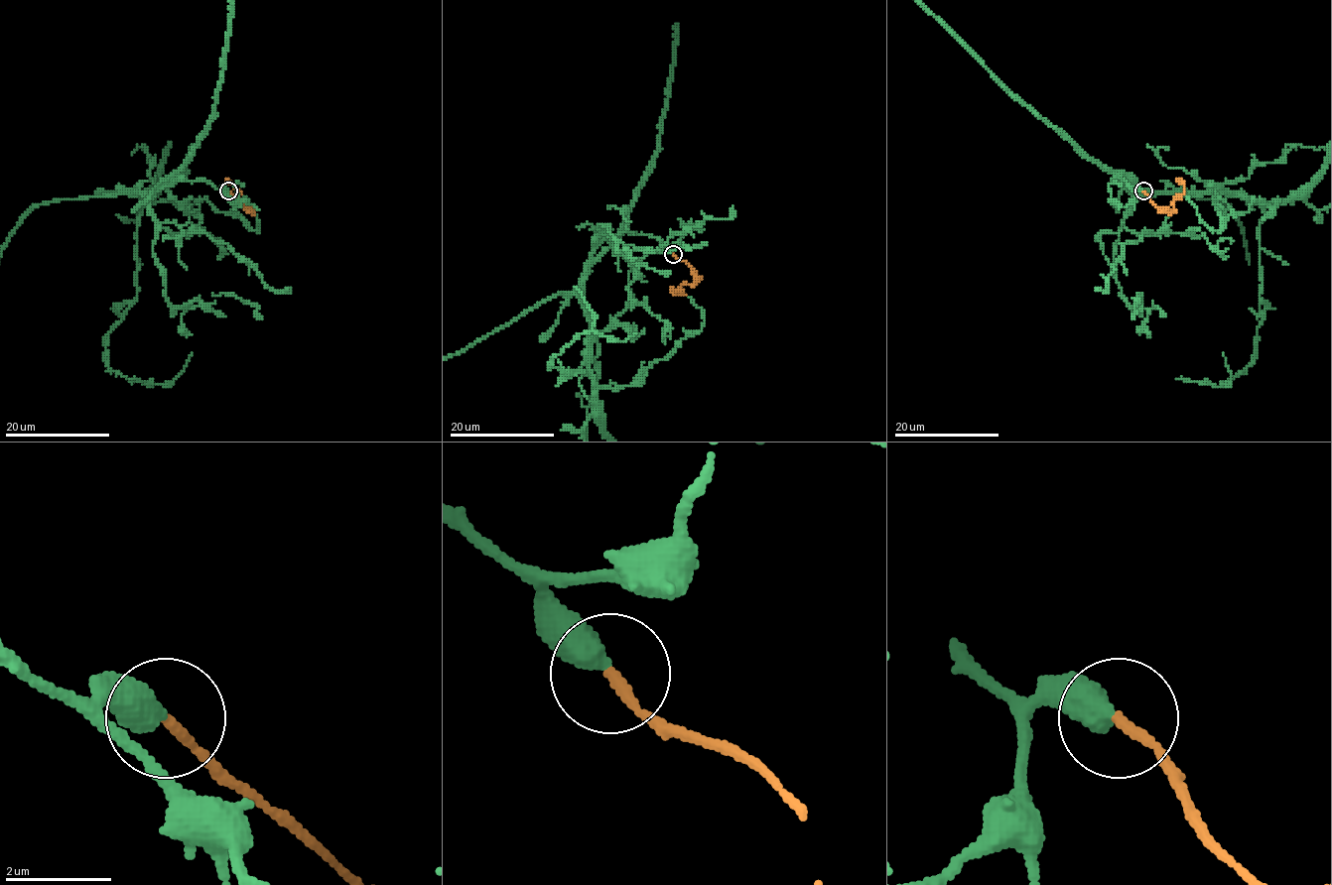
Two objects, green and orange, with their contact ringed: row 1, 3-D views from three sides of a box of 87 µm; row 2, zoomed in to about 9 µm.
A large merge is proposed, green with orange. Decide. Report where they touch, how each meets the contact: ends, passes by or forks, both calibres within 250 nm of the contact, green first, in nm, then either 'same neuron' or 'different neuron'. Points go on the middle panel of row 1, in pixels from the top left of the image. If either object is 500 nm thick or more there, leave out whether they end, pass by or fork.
(673, 254) | 550/200 nm | same neuron

